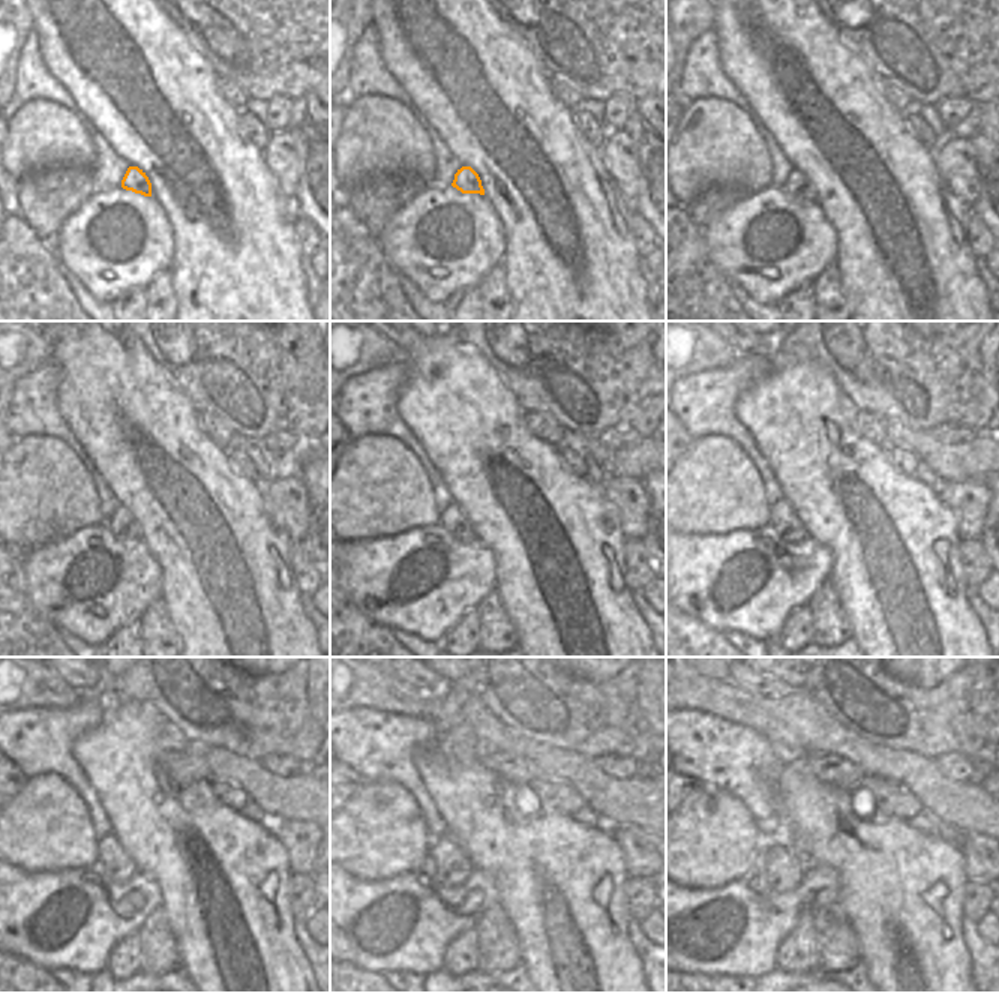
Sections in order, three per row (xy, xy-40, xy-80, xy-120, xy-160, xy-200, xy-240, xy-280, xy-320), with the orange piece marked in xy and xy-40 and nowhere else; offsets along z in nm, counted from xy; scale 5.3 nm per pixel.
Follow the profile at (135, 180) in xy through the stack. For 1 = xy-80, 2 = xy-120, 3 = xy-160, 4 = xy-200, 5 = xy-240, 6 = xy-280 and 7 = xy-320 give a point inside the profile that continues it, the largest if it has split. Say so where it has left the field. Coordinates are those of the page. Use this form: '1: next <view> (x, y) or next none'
1: next xy-80 (797, 186)
2: next xy-120 (122, 524)
3: next xy-160 (452, 519)
4: next xy-200 (783, 519)
5: next xy-240 (117, 867)
6: next xy-280 (452, 866)
7: next xy-320 (785, 869)

